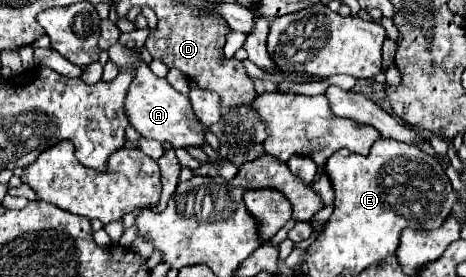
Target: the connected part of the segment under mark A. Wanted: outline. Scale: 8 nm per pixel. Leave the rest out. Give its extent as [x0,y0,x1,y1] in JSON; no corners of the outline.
[108,42,204,148]

